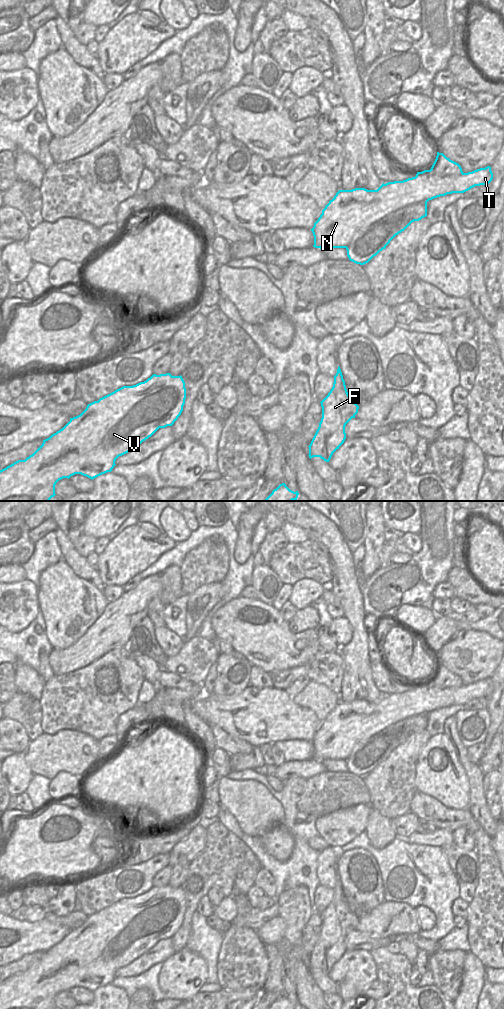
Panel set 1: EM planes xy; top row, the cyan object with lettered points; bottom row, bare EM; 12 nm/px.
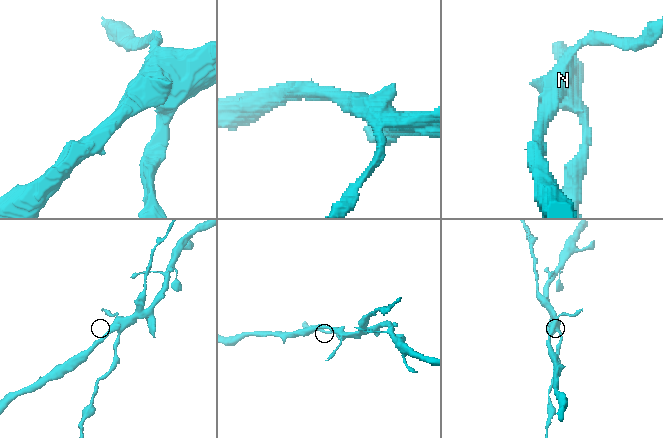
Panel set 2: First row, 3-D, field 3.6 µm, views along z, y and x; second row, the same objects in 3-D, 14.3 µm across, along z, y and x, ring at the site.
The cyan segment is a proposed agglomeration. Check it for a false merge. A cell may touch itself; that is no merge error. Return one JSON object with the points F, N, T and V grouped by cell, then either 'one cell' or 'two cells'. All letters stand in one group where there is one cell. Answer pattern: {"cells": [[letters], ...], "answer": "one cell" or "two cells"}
{"cells": [["F"], ["N", "T", "V"]], "answer": "two cells"}

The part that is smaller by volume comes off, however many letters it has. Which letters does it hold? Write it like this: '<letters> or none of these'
F

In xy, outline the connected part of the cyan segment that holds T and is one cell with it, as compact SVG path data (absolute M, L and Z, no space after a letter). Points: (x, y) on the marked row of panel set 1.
M490 166L458 177L440 177L430 169L403 181L383 183L377 190L339 190L311 229L313 247L347 248L358 229L406 206L447 194L464 193L475 186L488 185L492 179Z

